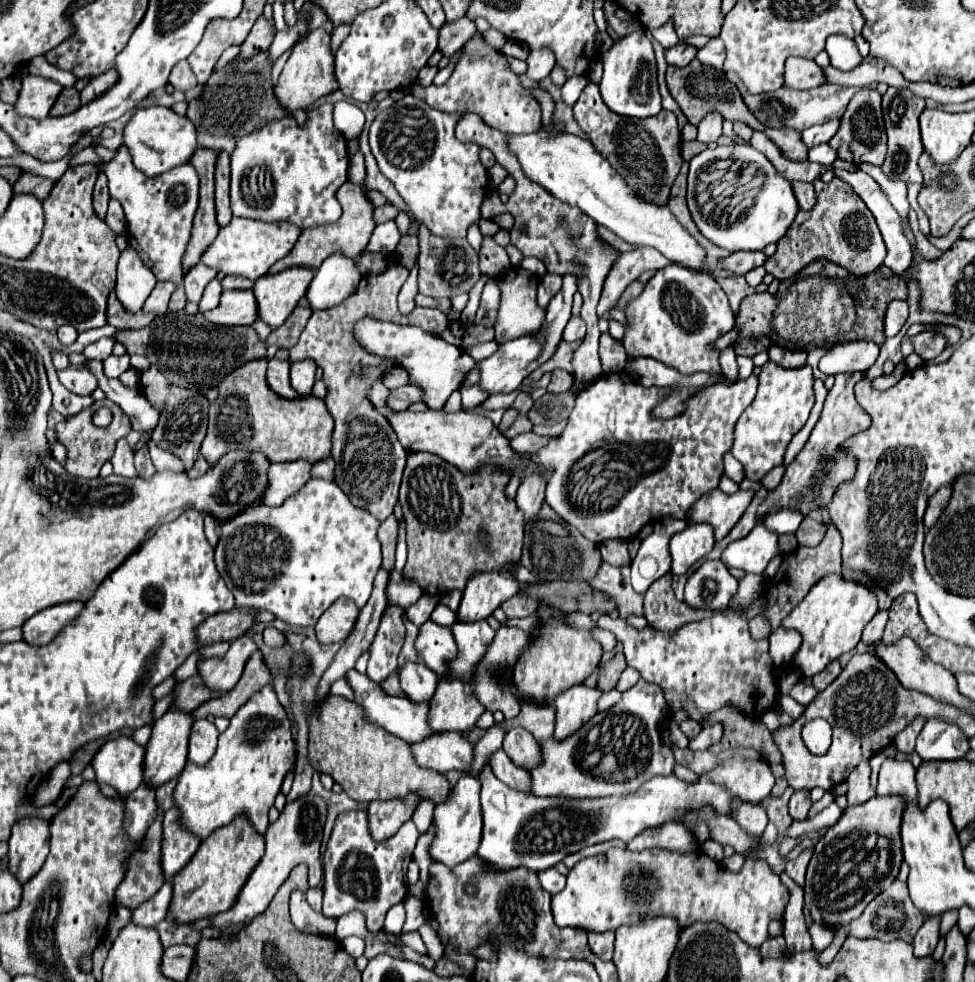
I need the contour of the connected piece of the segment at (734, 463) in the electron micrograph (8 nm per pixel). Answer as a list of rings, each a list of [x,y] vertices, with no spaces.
[[[728,452],[725,455],[729,455],[726,462],[731,462],[731,479],[739,484],[745,478],[744,468],[741,463],[733,457],[731,452]]]

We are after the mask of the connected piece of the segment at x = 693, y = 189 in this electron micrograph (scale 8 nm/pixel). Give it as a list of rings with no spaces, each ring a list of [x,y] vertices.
[[[731,145],[731,147],[715,147],[705,149],[691,159],[689,167],[689,185],[687,185],[687,203],[699,231],[713,241],[715,245],[735,253],[735,251],[759,251],[769,243],[777,243],[787,229],[791,227],[799,205],[791,189],[791,181],[787,181],[771,161],[753,149],[751,145]]]

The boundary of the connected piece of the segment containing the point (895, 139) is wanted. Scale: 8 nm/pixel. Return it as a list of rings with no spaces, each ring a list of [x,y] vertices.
[[[889,87],[887,93],[883,95],[883,119],[887,127],[887,137],[889,137],[889,151],[881,169],[885,175],[889,175],[889,179],[901,179],[905,183],[907,181],[923,183],[923,177],[917,165],[923,153],[923,143],[919,135],[919,115],[923,109],[925,109],[925,99],[913,95],[909,89]]]

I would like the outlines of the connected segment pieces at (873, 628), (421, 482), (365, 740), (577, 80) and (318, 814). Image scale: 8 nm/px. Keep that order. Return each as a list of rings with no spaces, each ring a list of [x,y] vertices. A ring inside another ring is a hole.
[[[877,611],[877,615],[867,623],[867,627],[863,629],[863,641],[869,647],[873,647],[877,641],[881,641],[885,623],[887,623],[887,611]]]
[[[431,453],[407,455],[399,491],[409,549],[403,575],[417,581],[427,595],[439,595],[451,589],[463,591],[467,579],[475,573],[493,571],[507,561],[519,561],[523,545],[523,513],[517,509],[515,501],[505,495],[509,477],[505,467],[491,463],[481,465],[475,473],[463,473]],[[479,527],[487,535],[485,539],[479,539]]]
[[[331,695],[331,699],[323,703],[323,711],[319,711],[319,715],[313,711],[309,715],[309,761],[315,771],[331,775],[333,781],[339,783],[343,791],[359,803],[403,799],[415,793],[419,797],[417,803],[433,801],[439,805],[453,791],[441,773],[423,769],[415,763],[407,743],[387,735],[383,727],[365,717],[357,703],[337,695]]]
[[[573,75],[573,77],[569,77],[567,83],[563,85],[563,99],[565,99],[565,103],[573,105],[575,99],[579,99],[579,95],[581,95],[581,91],[583,91],[583,87],[587,83],[589,83],[589,77],[587,75],[581,75],[581,77]]]
[[[313,791],[301,795],[299,799],[301,801],[287,803],[285,809],[281,811],[279,819],[273,825],[269,825],[267,835],[265,835],[265,843],[267,843],[265,857],[253,869],[253,873],[247,879],[243,891],[239,893],[239,899],[237,899],[235,907],[231,907],[225,913],[219,913],[219,915],[211,917],[213,927],[223,927],[229,935],[243,929],[253,917],[261,915],[267,909],[267,905],[271,903],[277,889],[285,883],[291,869],[299,863],[309,865],[309,885],[311,887],[319,885],[319,881],[321,881],[319,847],[321,847],[321,839],[323,839],[323,825],[325,825],[325,819],[327,819],[327,803],[319,795],[315,795]]]

